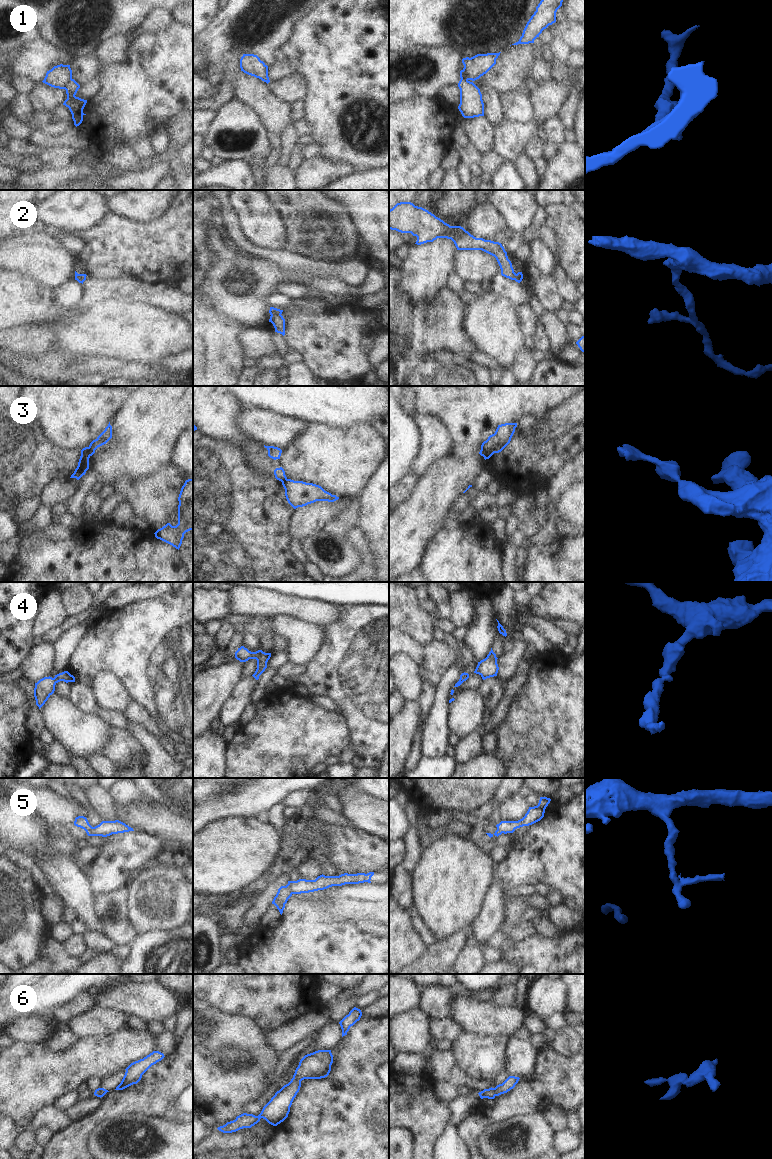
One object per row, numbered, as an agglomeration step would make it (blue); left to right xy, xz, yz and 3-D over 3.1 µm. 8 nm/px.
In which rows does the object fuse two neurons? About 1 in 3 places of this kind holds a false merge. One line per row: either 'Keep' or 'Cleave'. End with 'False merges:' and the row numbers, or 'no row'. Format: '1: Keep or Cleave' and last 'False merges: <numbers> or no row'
1: Cleave
2: Keep
3: Cleave
4: Keep
5: Cleave
6: Keep
False merges: 1, 3, 5

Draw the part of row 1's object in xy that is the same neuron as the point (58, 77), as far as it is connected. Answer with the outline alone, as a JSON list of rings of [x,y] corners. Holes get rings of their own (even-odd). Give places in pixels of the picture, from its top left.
[[[57,65],[47,71],[43,83],[59,89],[65,89],[68,82],[72,79],[70,65]]]

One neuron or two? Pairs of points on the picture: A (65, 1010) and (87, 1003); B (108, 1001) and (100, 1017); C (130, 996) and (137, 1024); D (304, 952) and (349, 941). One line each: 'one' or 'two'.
A: one
B: two
C: two
D: one

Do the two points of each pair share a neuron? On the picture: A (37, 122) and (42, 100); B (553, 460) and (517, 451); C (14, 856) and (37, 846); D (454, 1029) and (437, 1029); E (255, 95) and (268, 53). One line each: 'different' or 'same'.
A: different
B: same
C: different
D: same
E: different

